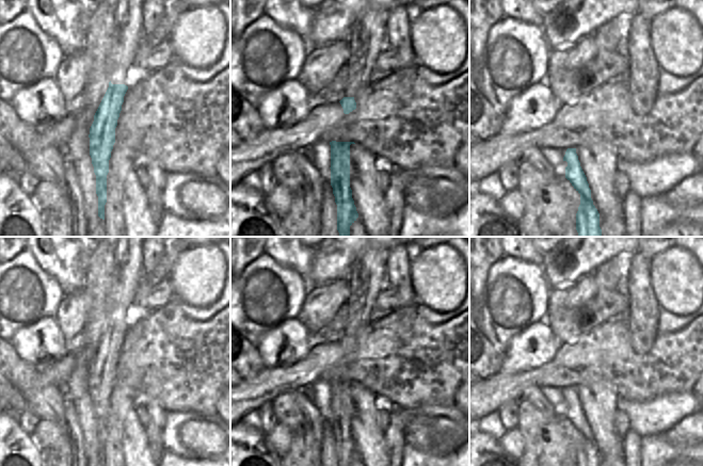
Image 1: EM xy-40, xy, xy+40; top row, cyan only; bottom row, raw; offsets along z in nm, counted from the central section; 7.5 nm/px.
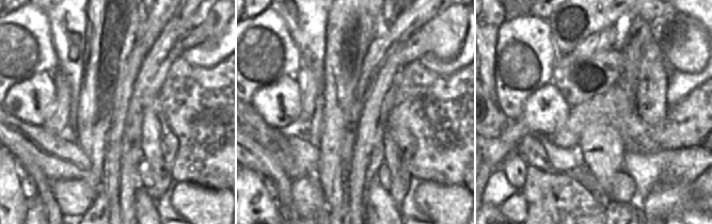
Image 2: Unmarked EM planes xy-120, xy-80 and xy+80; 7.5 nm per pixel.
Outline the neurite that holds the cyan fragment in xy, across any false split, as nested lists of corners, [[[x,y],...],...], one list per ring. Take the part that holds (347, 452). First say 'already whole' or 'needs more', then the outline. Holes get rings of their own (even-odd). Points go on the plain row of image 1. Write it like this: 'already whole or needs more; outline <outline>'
already whole; outline [[[330,381],[331,424],[337,444],[337,466],[350,466],[358,456],[350,427],[350,384],[354,381]]]

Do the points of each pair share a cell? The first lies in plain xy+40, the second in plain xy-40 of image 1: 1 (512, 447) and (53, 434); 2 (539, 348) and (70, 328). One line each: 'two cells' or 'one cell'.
1: one cell
2: two cells

